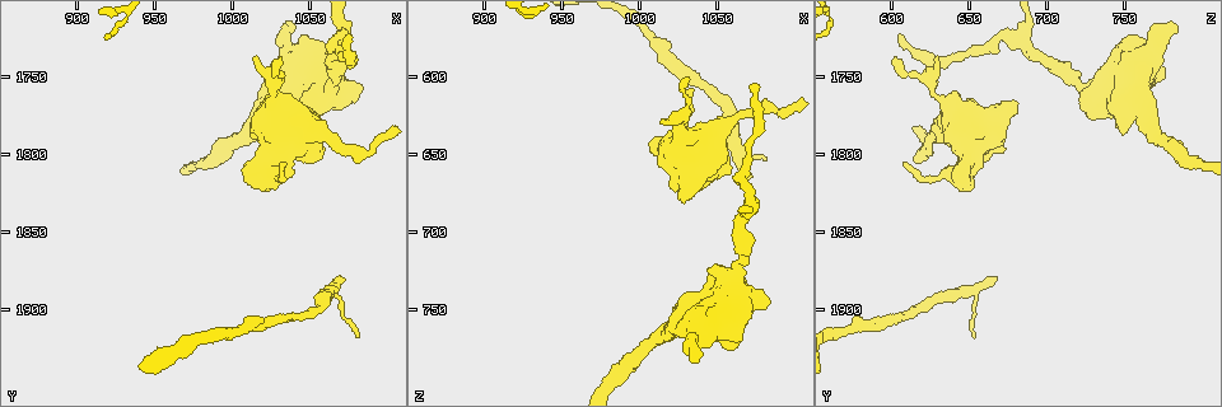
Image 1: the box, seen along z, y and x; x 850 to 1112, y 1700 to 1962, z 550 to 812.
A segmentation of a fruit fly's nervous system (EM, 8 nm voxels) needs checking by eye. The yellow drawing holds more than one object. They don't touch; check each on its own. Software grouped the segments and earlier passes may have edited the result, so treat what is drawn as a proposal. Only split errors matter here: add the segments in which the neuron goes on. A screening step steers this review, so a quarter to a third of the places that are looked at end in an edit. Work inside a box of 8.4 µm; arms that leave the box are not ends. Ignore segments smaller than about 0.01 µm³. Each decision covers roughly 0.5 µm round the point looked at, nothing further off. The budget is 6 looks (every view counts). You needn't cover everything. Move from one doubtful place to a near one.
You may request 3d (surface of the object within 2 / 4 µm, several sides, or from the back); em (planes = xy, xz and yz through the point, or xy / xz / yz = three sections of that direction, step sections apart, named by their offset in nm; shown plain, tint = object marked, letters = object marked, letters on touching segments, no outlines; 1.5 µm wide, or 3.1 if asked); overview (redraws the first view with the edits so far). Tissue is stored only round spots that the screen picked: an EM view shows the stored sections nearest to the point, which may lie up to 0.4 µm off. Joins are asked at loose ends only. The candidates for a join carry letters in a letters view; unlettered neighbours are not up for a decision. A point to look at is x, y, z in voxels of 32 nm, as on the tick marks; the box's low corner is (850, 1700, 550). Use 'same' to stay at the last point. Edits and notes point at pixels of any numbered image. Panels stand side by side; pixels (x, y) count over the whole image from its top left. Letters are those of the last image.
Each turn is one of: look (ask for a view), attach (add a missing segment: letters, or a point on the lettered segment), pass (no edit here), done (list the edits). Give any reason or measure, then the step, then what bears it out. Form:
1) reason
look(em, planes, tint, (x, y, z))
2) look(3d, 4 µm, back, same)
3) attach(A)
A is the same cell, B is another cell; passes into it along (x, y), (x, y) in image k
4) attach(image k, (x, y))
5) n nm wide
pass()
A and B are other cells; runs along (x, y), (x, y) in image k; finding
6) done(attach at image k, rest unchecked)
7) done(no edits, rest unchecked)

long arm stops here
look(3d, 4 µm, (1072, 1722, 608))

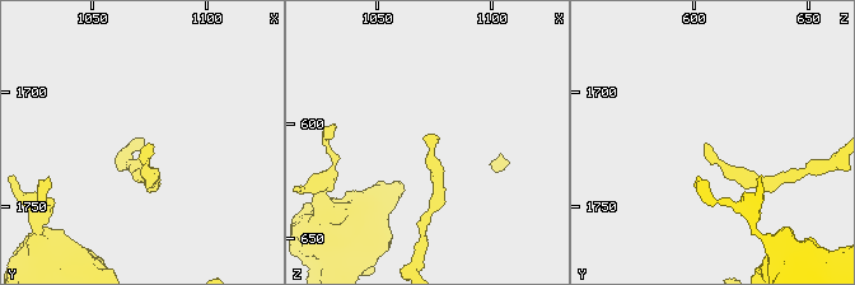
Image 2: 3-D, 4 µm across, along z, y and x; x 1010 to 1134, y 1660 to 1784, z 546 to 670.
look(em, xy, step 8, tint, (1072, 1723, 607))

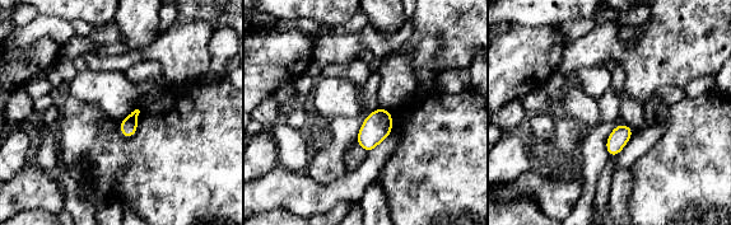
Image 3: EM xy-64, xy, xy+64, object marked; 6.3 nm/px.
look(em, planes, letters, same)

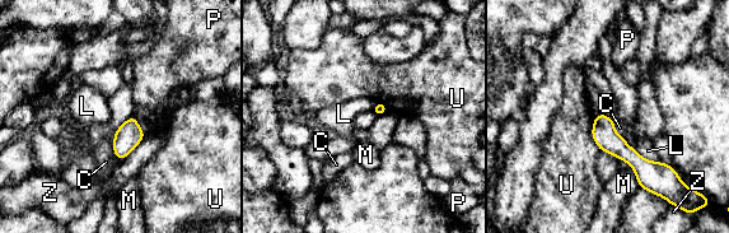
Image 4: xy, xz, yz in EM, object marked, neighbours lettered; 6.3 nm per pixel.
pass()
C, L, M, P, U and Z are other cells; runs along (597, 120), (626, 153), (654, 176) in image 4; none of them fits

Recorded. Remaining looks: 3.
look(3d, 2 µm, (1014, 1738, 630))

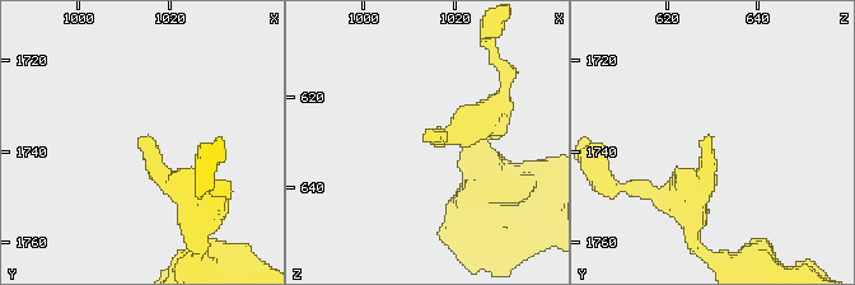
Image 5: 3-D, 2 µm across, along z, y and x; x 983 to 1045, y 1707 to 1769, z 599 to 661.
need the tissue
look(em, xy, step 4, letters, (1014, 1736, 629))

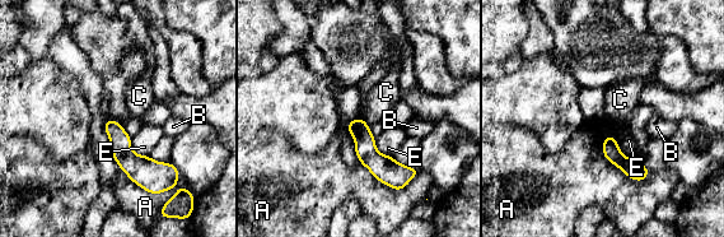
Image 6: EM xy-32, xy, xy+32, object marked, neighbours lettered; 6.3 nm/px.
look(em, planes, letters, same)

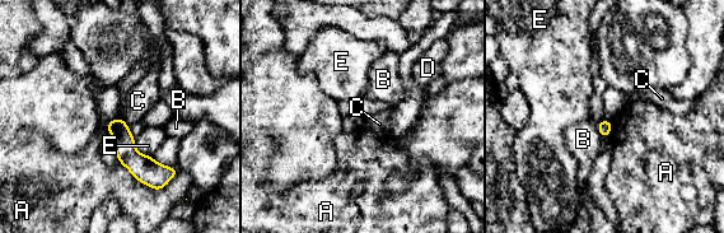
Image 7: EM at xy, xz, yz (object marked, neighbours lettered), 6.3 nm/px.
pass()
A, B, C, D and E are other cells; runs along (110, 125), (153, 181) in image 7; no lettered segment goes on from it

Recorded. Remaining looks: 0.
done(no edits, rest unchecked)

